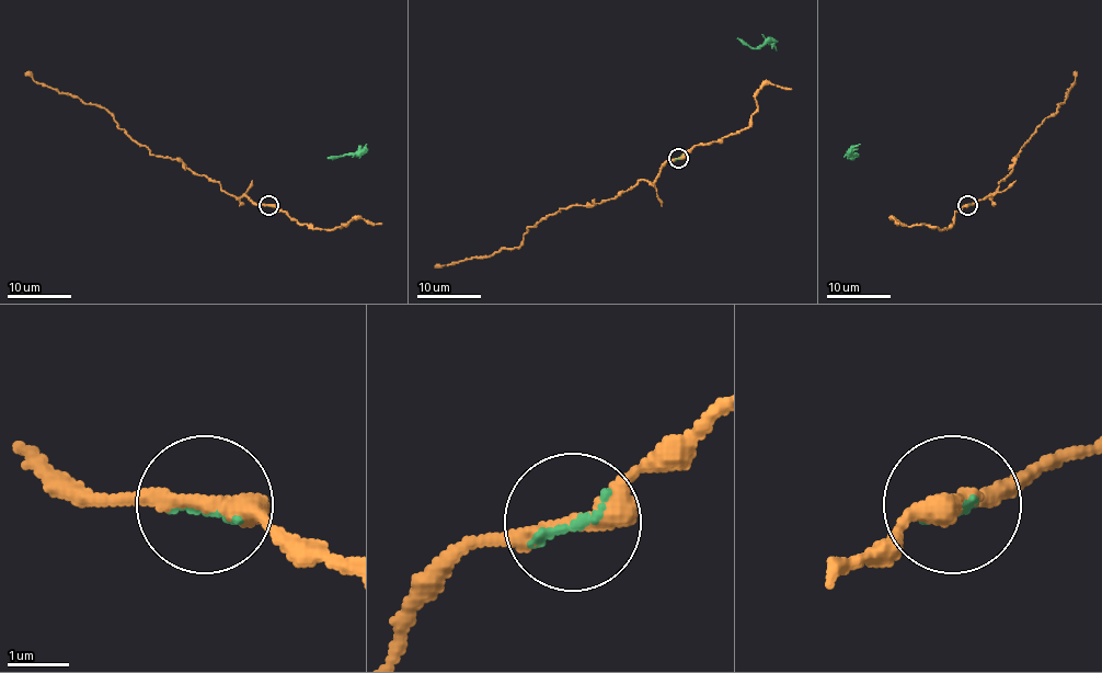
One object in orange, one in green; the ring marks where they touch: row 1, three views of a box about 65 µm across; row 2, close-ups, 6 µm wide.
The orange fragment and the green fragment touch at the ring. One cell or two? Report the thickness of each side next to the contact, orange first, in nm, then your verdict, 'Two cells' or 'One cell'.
Thickness 340 nm (orange) against 120 nm. One cell

